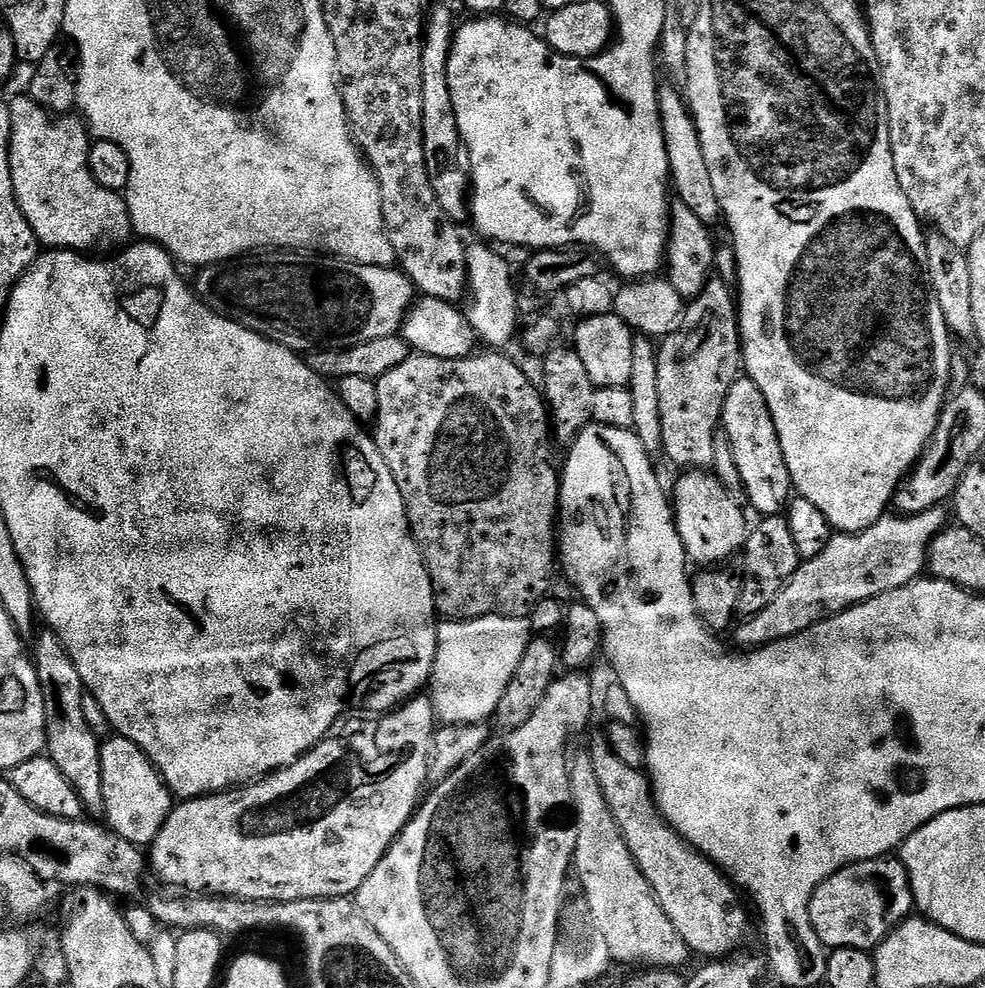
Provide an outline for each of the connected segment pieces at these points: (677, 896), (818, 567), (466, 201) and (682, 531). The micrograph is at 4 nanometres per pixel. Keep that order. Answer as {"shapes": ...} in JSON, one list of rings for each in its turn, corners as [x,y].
{"shapes":[[[[600,742],[590,748],[590,755],[598,786],[602,786],[602,794],[606,794],[606,802],[622,830],[622,838],[626,838],[626,846],[630,846],[630,854],[634,854],[634,862],[638,870],[642,870],[646,882],[650,882],[662,910],[666,910],[666,918],[670,918],[674,930],[682,934],[682,942],[686,942],[689,953],[708,956],[704,958],[728,958],[739,953],[748,936],[748,912],[740,905],[741,897],[728,877],[711,860],[686,843],[669,824],[664,823],[656,809],[656,798],[652,795],[649,777],[641,769],[626,766],[622,758],[613,754],[607,742]]],[[[937,506],[913,516],[885,514],[866,530],[833,535],[822,554],[801,563],[770,606],[735,625],[736,640],[741,644],[739,647],[751,650],[778,642],[802,630],[810,630],[810,626],[837,616],[855,604],[898,590],[911,580],[921,579],[932,540],[949,523],[949,513],[944,513],[944,510]]],[[[448,8],[431,9],[424,30],[422,46],[422,134],[426,146],[426,166],[430,174],[430,186],[442,202],[442,210],[451,220],[464,222],[470,216],[470,154],[462,142],[458,130],[458,118],[454,118],[454,98],[450,98],[448,81],[448,63],[452,38],[456,35],[457,21],[452,21],[452,12]]],[[[688,470],[676,484],[674,515],[676,529],[684,543],[684,552],[696,566],[720,566],[731,561],[732,556],[745,547],[750,523],[744,517],[740,504],[733,493],[722,486],[720,479],[708,470]]]]}

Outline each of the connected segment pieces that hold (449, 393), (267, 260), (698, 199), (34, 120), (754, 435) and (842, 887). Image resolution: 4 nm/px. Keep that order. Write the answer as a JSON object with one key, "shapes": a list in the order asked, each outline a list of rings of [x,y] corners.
{"shapes":[[[[484,350],[461,360],[447,360],[433,356],[409,354],[402,366],[394,366],[376,381],[378,410],[374,421],[374,439],[406,506],[408,528],[424,559],[430,574],[432,593],[436,595],[436,611],[441,617],[454,620],[477,620],[483,616],[519,616],[528,618],[532,607],[549,595],[552,571],[558,568],[558,513],[560,510],[560,476],[552,465],[553,437],[550,435],[548,405],[541,389],[532,385],[532,380],[500,350]]],[[[272,250],[267,254],[248,254],[243,258],[225,260],[223,264],[210,264],[207,268],[199,269],[195,275],[194,291],[208,307],[214,309],[215,312],[223,313],[230,320],[237,320],[242,326],[246,326],[274,342],[286,345],[293,352],[301,354],[317,350],[347,350],[362,342],[374,342],[374,338],[397,335],[403,329],[404,319],[408,316],[408,311],[412,309],[418,296],[415,284],[399,267],[366,266],[365,264],[355,264],[353,260],[342,260],[324,254],[301,254],[296,250]]],[[[675,87],[660,89],[660,117],[662,134],[666,138],[668,170],[674,196],[679,203],[690,209],[702,222],[709,226],[721,223],[718,193],[714,191],[714,182],[710,182],[710,166],[706,166],[706,154],[702,154],[700,131],[696,128],[696,119],[692,116],[691,107],[683,95],[675,92]]],[[[25,94],[10,104],[10,174],[18,206],[45,249],[119,249],[133,239],[128,201],[119,192],[98,186],[90,172],[90,132],[83,119],[64,114],[54,119],[41,104]]],[[[741,378],[730,386],[720,423],[722,431],[728,435],[730,450],[734,450],[734,466],[738,466],[742,478],[743,495],[748,496],[753,510],[760,512],[761,517],[781,515],[793,499],[794,489],[770,406],[766,406],[766,398],[755,382]]],[[[891,855],[847,864],[814,890],[808,907],[814,934],[818,934],[825,948],[853,948],[863,952],[879,948],[881,942],[913,912],[912,883],[908,872],[900,859]]]]}

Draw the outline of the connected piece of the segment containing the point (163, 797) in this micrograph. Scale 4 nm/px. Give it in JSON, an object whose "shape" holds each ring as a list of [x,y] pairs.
{"shape":[[[111,735],[101,743],[100,765],[102,766],[102,798],[104,799],[103,819],[107,827],[113,832],[117,832],[126,842],[139,844],[141,846],[151,846],[154,838],[166,826],[166,818],[170,818],[174,807],[174,797],[164,779],[160,777],[160,771],[150,762],[150,758],[130,738],[125,736]]]}

